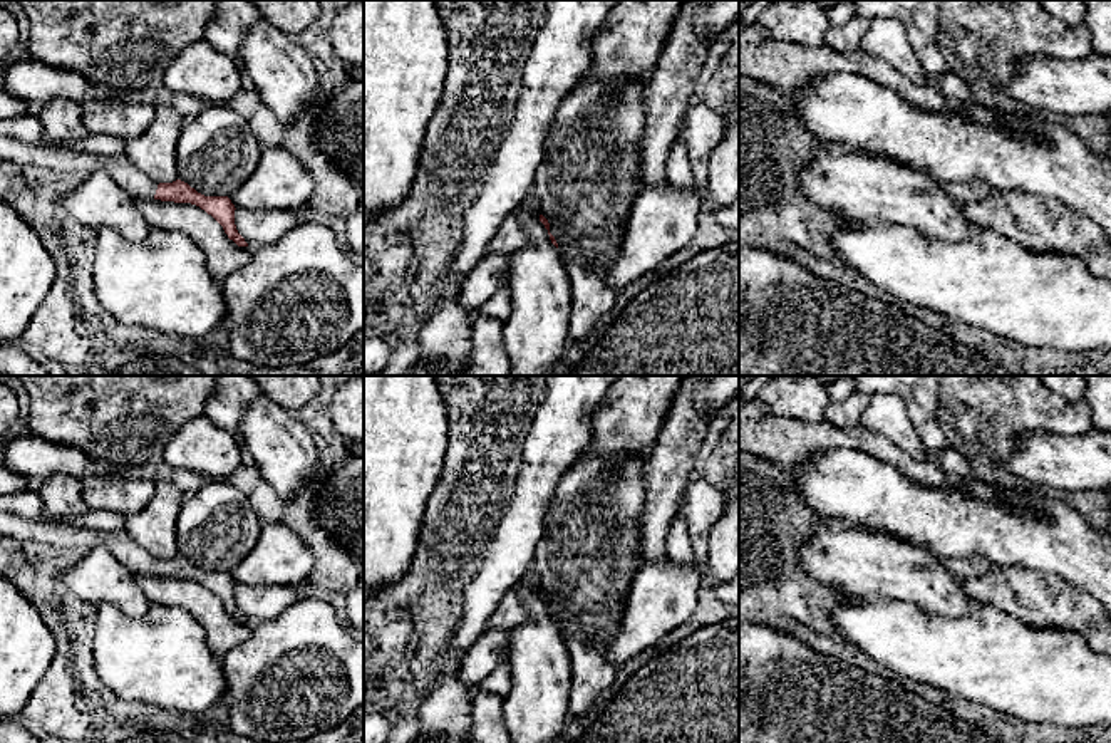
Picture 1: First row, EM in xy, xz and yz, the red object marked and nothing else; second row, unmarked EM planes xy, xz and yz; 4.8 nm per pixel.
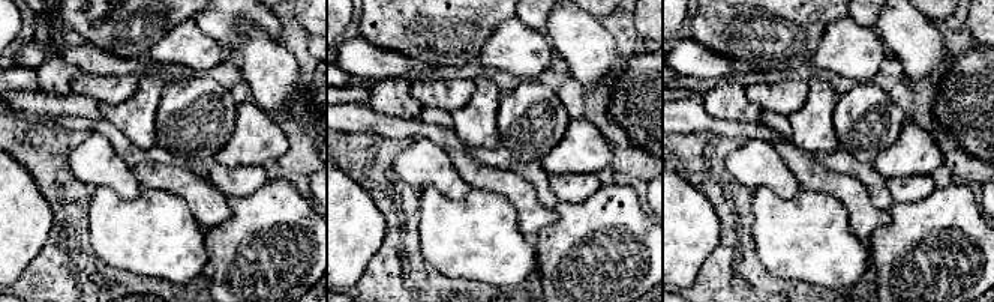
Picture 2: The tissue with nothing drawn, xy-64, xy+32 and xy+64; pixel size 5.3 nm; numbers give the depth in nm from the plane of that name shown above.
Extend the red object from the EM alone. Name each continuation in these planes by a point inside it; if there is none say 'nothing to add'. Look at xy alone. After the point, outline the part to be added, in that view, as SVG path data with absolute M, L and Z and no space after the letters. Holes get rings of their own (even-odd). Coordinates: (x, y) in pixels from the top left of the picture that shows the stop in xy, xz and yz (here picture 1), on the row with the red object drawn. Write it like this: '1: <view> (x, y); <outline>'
1: xy (59, 158); M0 138L0 159L18 164L37 164L54 173L90 174L106 171L132 198L154 200L158 184L142 174L127 158L89 154L74 151L65 144L23 143L15 138Z

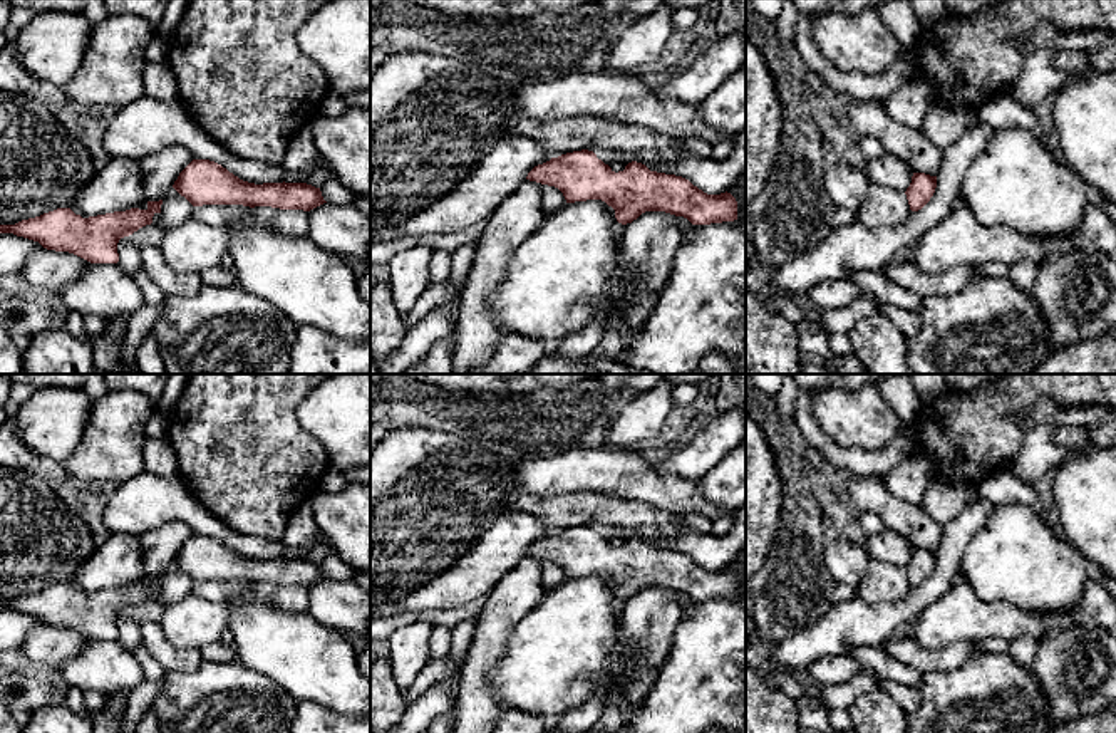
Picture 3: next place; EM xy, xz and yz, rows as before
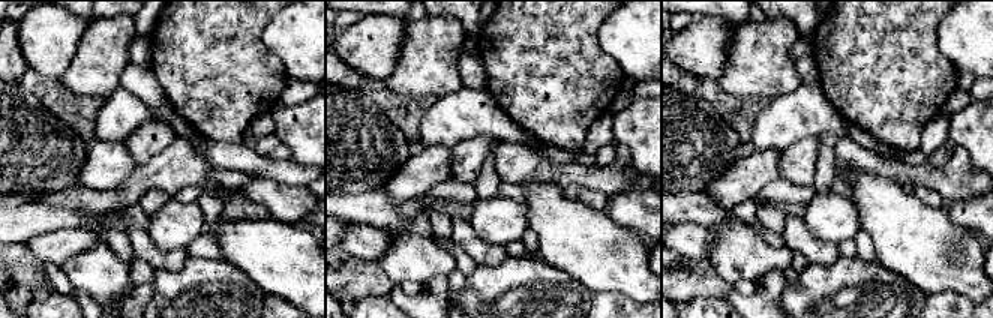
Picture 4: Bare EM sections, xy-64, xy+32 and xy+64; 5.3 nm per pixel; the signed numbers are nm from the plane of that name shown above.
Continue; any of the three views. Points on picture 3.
nothing to add

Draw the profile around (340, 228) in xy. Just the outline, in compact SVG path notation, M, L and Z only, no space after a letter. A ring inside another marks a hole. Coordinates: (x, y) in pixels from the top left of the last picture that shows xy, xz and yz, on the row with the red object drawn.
M323 203L307 211L307 218L307 237L317 247L349 260L370 260L370 218L355 205Z

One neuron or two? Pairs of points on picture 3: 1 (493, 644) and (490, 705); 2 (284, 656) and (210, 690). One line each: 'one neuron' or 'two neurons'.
1: one neuron
2: two neurons

